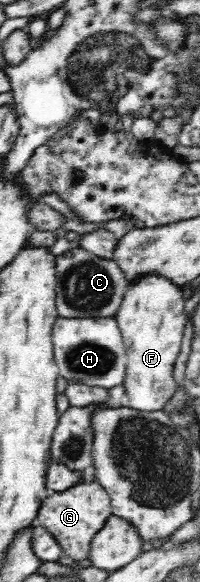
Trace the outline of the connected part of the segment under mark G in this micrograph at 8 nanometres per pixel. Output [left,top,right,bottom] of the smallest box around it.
[36,476,112,563]

